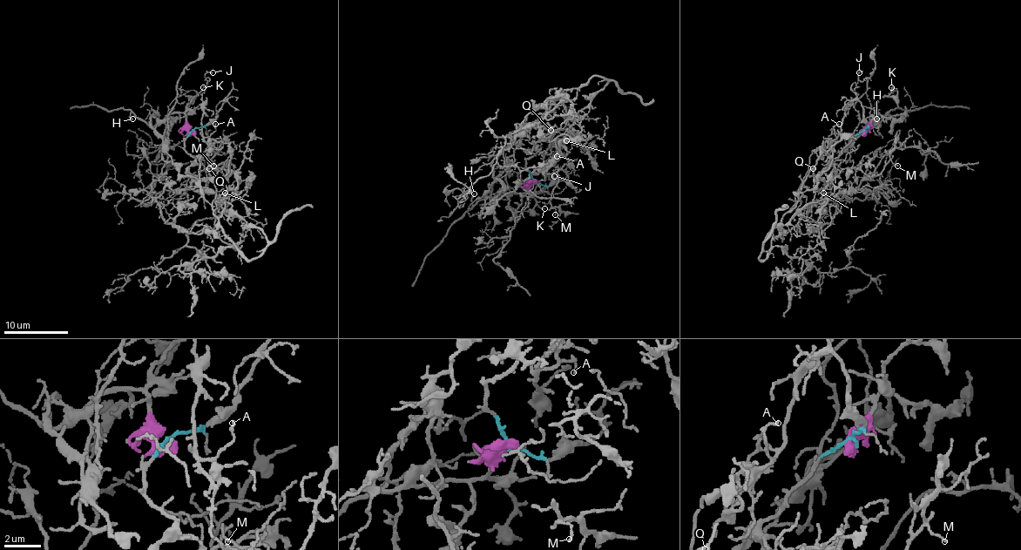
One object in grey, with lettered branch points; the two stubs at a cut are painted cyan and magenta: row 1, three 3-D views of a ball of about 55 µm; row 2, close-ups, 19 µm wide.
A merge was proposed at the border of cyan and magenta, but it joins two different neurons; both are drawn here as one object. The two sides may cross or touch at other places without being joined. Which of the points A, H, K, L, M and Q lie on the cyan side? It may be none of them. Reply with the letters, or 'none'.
A, L, M, Q

